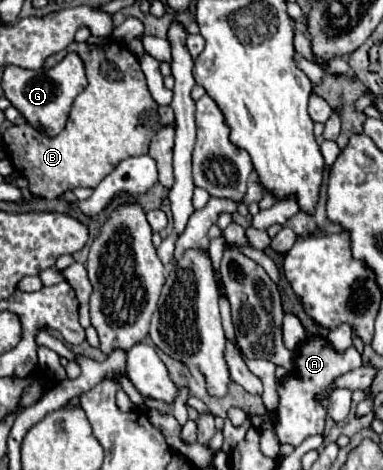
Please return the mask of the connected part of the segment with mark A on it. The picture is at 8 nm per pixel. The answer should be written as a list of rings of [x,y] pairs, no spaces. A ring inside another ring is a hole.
[[[310,335],[306,341],[300,343],[298,349],[294,349],[294,369],[280,381],[278,385],[278,407],[274,411],[276,419],[276,435],[280,443],[300,445],[306,437],[322,433],[328,409],[322,407],[320,395],[328,395],[336,389],[334,377],[340,377],[342,373],[348,373],[352,369],[358,369],[362,365],[362,355],[356,351],[356,347],[350,347],[342,353],[338,353],[324,337]]]

